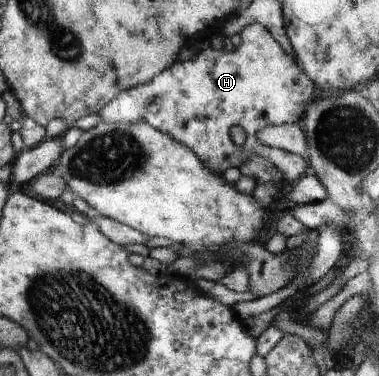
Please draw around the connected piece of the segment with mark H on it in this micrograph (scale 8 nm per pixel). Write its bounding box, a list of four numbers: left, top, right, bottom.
[98,23,319,181]

